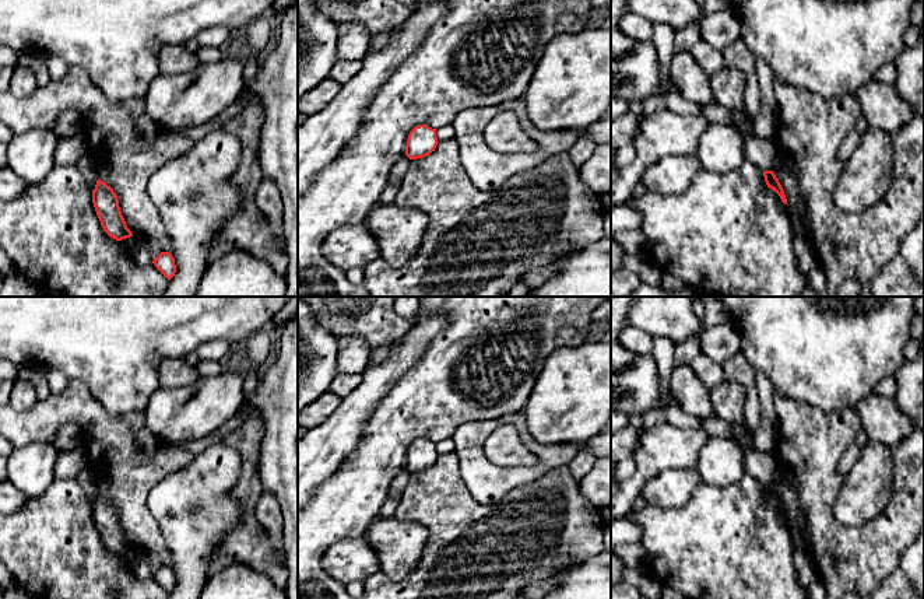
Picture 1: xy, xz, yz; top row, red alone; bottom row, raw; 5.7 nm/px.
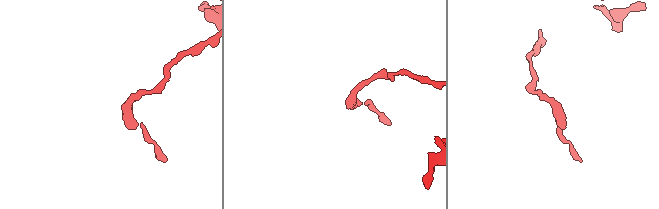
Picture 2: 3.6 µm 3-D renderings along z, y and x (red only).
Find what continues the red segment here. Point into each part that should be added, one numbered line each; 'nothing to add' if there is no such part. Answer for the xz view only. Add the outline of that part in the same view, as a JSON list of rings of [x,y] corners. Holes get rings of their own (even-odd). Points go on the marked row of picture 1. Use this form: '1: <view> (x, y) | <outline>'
nothing to add

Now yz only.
nothing to add

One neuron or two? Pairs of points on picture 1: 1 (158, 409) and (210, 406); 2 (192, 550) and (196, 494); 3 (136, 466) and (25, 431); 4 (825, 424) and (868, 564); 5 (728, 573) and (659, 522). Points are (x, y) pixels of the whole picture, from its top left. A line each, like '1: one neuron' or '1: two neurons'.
1: one neuron
2: one neuron
3: one neuron
4: one neuron
5: one neuron

